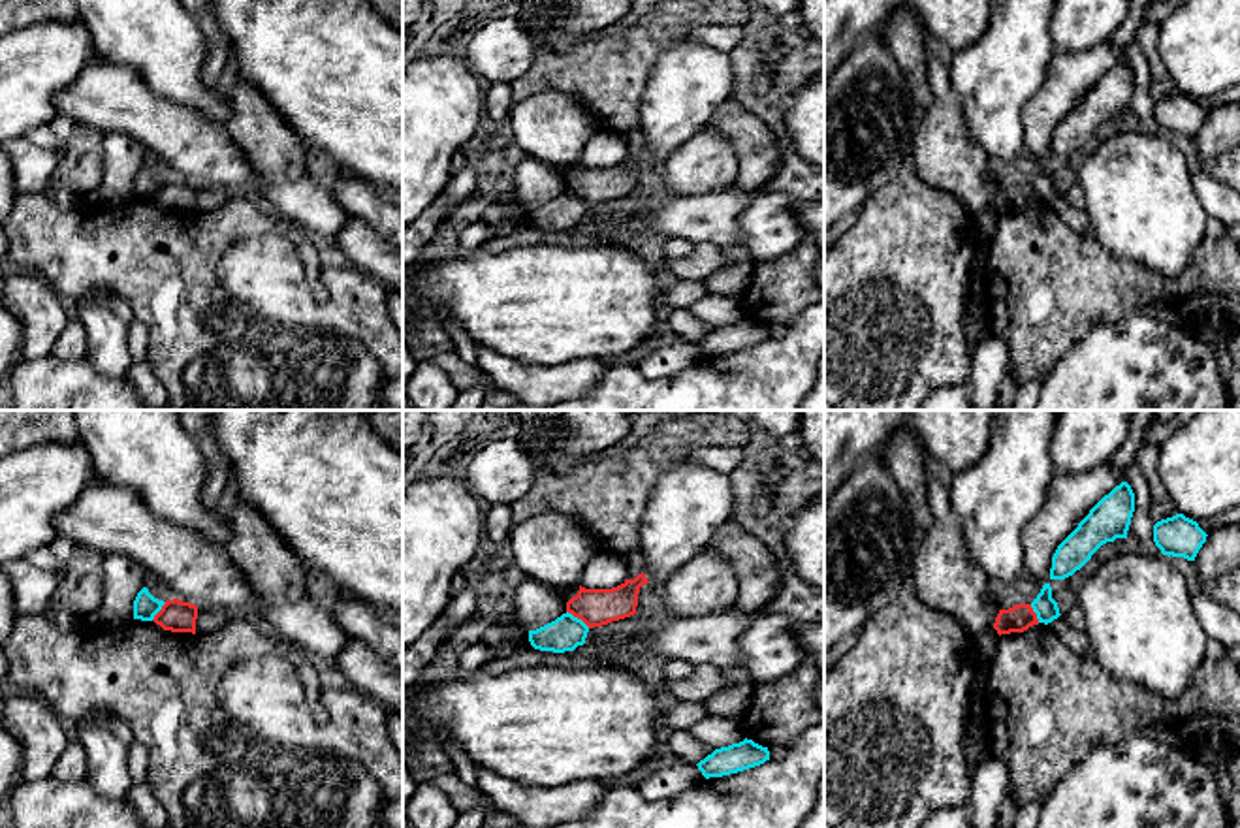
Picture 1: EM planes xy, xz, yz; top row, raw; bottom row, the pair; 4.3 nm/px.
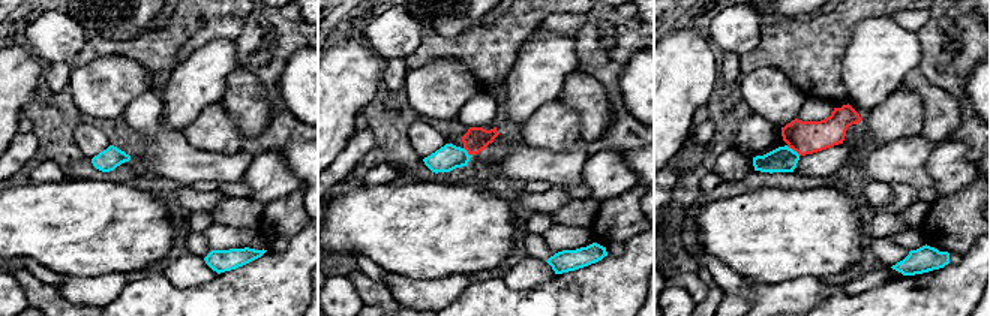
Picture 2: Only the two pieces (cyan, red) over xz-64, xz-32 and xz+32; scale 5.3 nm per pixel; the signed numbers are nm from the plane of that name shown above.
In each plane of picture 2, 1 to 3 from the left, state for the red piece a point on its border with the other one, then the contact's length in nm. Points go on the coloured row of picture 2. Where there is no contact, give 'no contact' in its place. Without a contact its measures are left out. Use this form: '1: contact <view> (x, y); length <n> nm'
1: no contact
2: contact xz-32 (467, 152); length 60 nm
3: contact xz+32 (792, 150); length 90 nm

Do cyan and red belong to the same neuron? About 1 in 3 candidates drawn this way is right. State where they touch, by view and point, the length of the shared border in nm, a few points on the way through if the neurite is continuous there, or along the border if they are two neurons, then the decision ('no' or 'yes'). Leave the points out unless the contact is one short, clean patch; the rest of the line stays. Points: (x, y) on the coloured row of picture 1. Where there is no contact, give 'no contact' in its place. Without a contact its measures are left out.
contact xz (576, 618); length 130 nm; border xz (567, 610), (589, 627); no

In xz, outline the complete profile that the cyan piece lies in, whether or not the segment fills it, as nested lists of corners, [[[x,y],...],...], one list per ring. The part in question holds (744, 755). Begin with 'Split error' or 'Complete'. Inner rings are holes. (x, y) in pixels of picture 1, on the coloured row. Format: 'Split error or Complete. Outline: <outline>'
Complete. Outline: [[[743,740],[739,743],[732,743],[728,747],[715,749],[696,766],[706,779],[723,777],[730,773],[738,773],[770,760],[768,747],[755,743],[753,740]]]

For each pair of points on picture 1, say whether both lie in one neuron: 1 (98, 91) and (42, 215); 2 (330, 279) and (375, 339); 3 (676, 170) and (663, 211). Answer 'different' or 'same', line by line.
1: different
2: same
3: different

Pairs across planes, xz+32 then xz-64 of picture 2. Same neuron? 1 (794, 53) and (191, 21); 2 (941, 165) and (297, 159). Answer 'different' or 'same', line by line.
1: same
2: different

